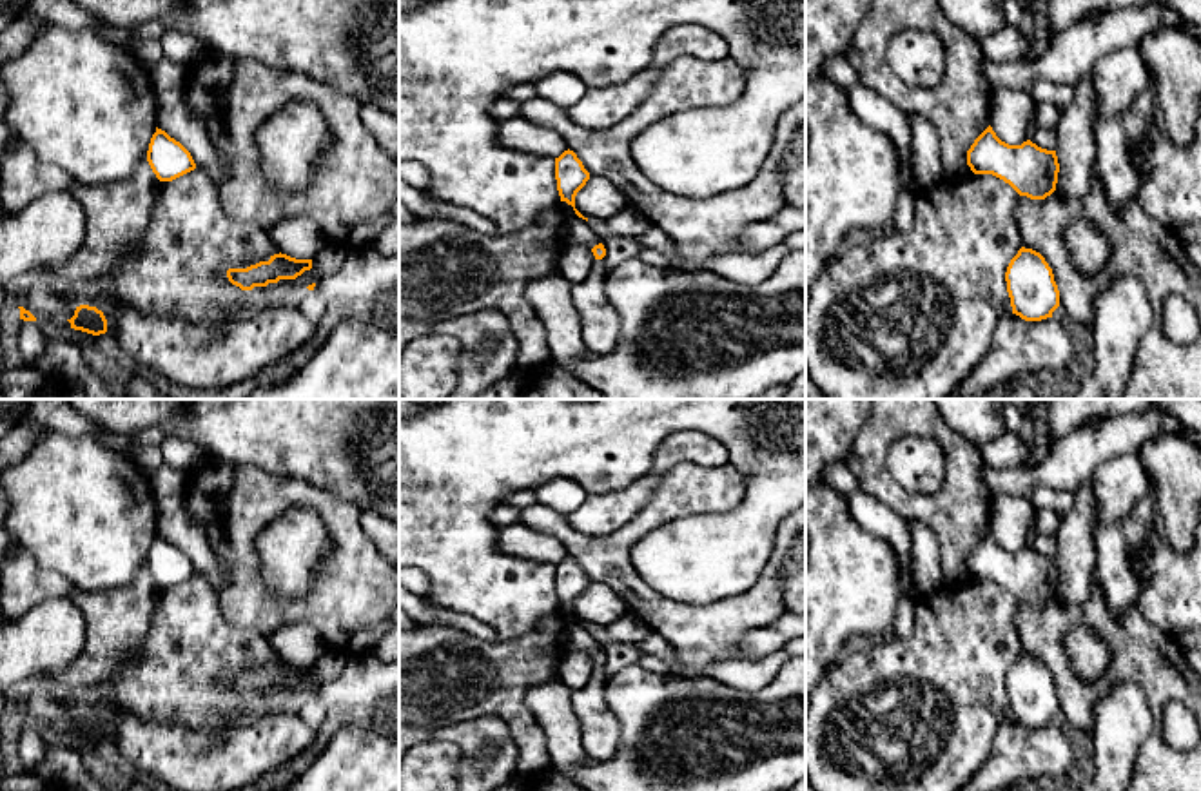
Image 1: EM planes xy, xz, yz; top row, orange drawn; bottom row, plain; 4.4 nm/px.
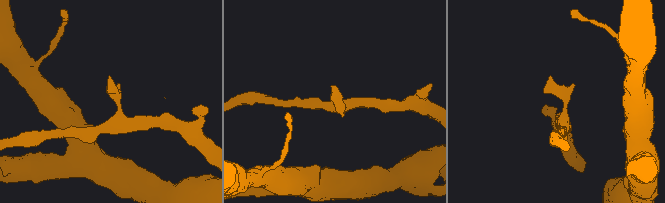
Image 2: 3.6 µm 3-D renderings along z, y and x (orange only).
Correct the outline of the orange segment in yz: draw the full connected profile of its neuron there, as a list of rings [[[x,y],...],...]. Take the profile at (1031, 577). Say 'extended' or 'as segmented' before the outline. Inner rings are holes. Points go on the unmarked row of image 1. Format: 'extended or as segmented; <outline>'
as segmented; [[[989,532],[967,557],[974,581],[992,581],[1009,590],[1020,602],[1045,606],[1056,597],[1059,570],[1056,557],[1030,546],[1021,552],[1001,548]]]

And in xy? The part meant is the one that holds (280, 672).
as segmented; [[[274,660],[269,668],[259,668],[247,675],[229,675],[227,684],[241,697],[252,697],[254,693],[267,693],[279,686],[296,686],[305,677],[312,675],[312,666],[296,666],[287,660]]]

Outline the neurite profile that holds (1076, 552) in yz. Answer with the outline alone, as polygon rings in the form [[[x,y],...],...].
[[[1092,483],[1074,493],[1072,510],[1061,517],[1056,562],[1059,570],[1056,601],[1059,606],[1083,604],[1090,595],[1096,561],[1094,532],[1098,504]]]

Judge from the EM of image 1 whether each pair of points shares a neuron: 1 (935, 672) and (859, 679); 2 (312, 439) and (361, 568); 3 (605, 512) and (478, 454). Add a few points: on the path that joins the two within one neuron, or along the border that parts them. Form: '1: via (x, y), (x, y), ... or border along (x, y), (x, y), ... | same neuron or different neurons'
1: via (917, 672), (877, 672) | same neuron
2: border along (292, 476), (349, 499), (360, 510) | different neurons
3: border along (630, 483), (621, 488), (588, 494) | different neurons

